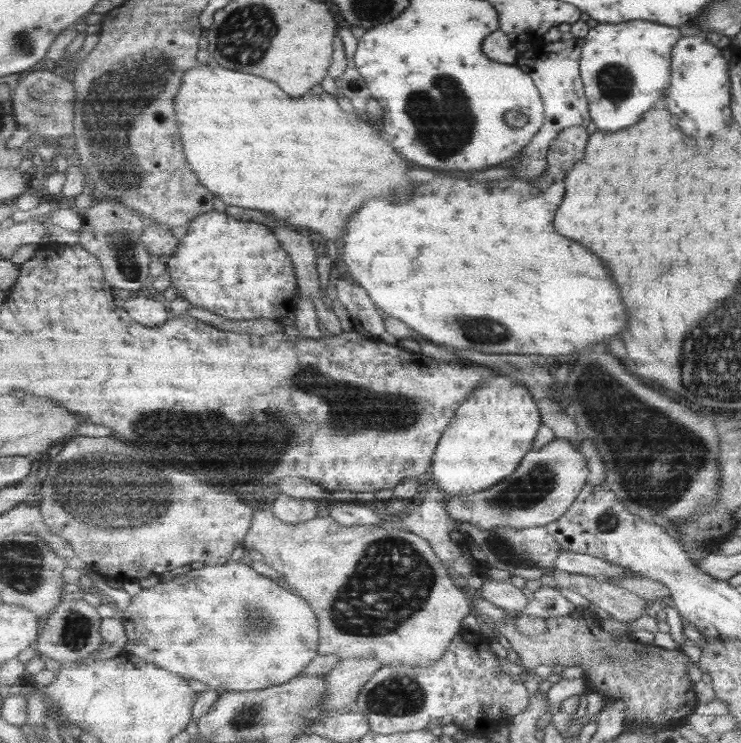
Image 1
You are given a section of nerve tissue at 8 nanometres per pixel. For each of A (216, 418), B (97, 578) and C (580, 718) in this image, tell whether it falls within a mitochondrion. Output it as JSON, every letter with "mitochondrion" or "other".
{"A":"other","B":"other","C":"other"}

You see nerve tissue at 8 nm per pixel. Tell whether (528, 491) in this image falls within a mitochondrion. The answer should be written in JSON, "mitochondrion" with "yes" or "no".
{"mitochondrion":"yes"}

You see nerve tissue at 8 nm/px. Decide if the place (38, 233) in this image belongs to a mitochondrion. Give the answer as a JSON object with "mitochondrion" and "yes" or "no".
{"mitochondrion":"no"}

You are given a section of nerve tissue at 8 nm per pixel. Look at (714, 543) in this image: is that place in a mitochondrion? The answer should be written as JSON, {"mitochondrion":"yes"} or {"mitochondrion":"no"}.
{"mitochondrion":"no"}

